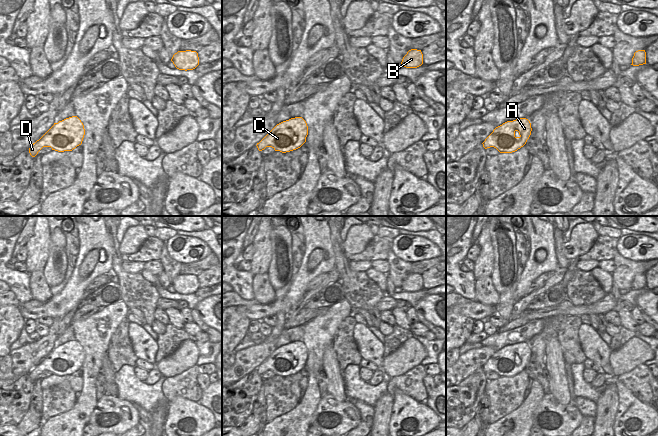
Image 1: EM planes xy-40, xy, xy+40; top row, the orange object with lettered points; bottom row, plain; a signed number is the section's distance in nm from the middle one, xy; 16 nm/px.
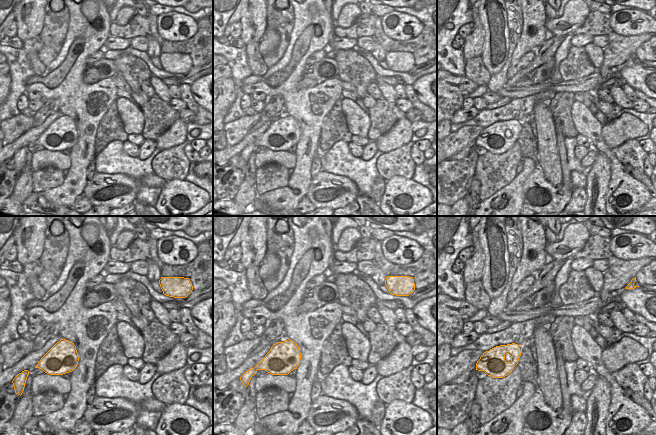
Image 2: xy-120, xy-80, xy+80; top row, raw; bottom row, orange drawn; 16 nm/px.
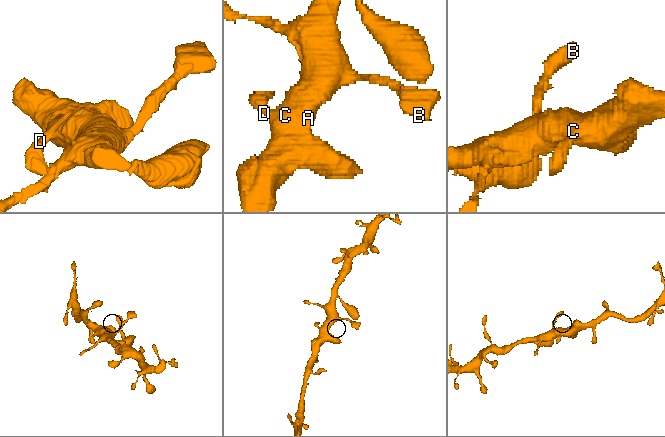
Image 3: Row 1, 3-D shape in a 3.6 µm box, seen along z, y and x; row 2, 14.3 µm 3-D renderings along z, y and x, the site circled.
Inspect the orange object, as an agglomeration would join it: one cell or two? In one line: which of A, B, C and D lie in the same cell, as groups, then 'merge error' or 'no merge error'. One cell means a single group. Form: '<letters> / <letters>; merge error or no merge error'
A B C D; no merge error

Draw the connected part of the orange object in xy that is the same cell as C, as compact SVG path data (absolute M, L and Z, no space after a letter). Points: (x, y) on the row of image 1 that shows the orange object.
M295 117L277 124L259 143L259 151L272 147L282 153L300 148L308 135L308 126L302 117Z

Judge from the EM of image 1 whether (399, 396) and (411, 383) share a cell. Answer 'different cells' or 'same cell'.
different cells

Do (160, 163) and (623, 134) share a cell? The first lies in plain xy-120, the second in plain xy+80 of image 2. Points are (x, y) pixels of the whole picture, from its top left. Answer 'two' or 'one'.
two

